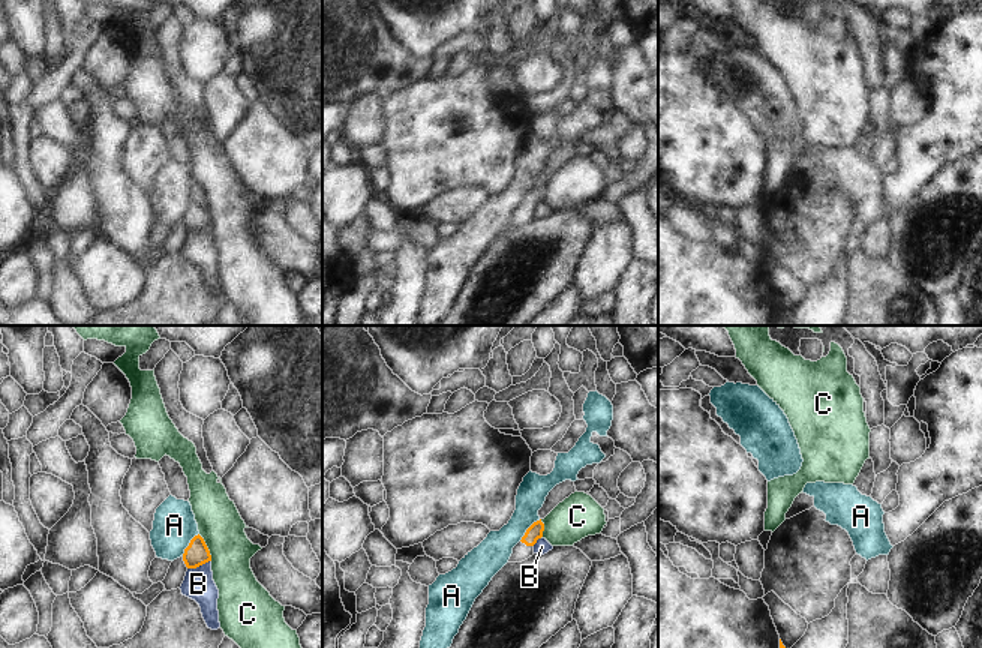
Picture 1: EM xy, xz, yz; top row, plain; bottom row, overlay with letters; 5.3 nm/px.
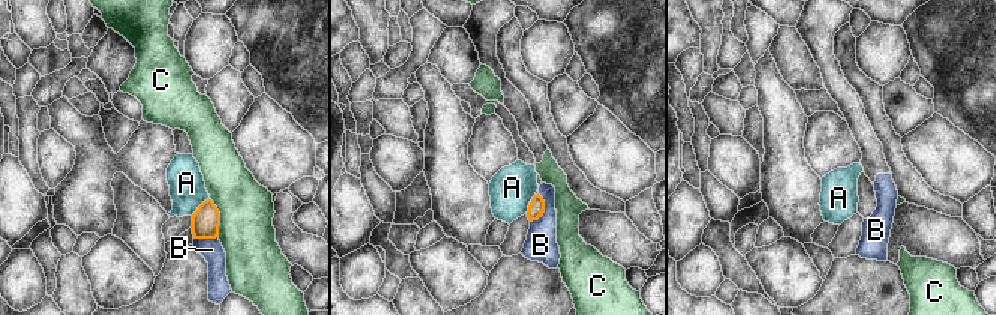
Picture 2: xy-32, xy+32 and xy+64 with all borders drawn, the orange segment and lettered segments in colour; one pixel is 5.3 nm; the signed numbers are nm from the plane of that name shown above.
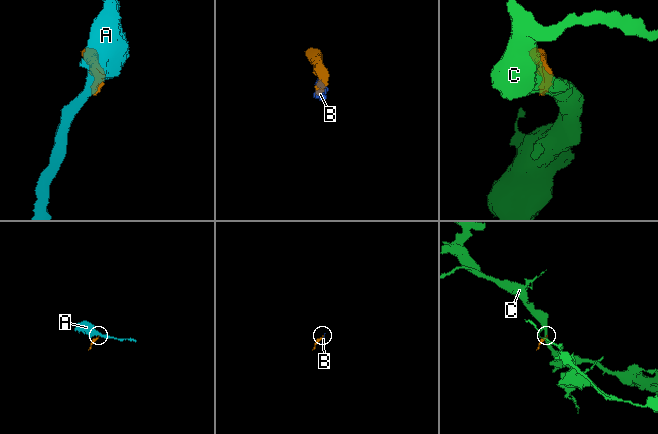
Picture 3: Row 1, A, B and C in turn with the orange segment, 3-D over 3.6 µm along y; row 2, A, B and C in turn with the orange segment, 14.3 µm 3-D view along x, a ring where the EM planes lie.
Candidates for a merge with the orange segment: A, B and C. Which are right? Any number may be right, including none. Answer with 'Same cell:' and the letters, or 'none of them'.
Same cell: none of them

